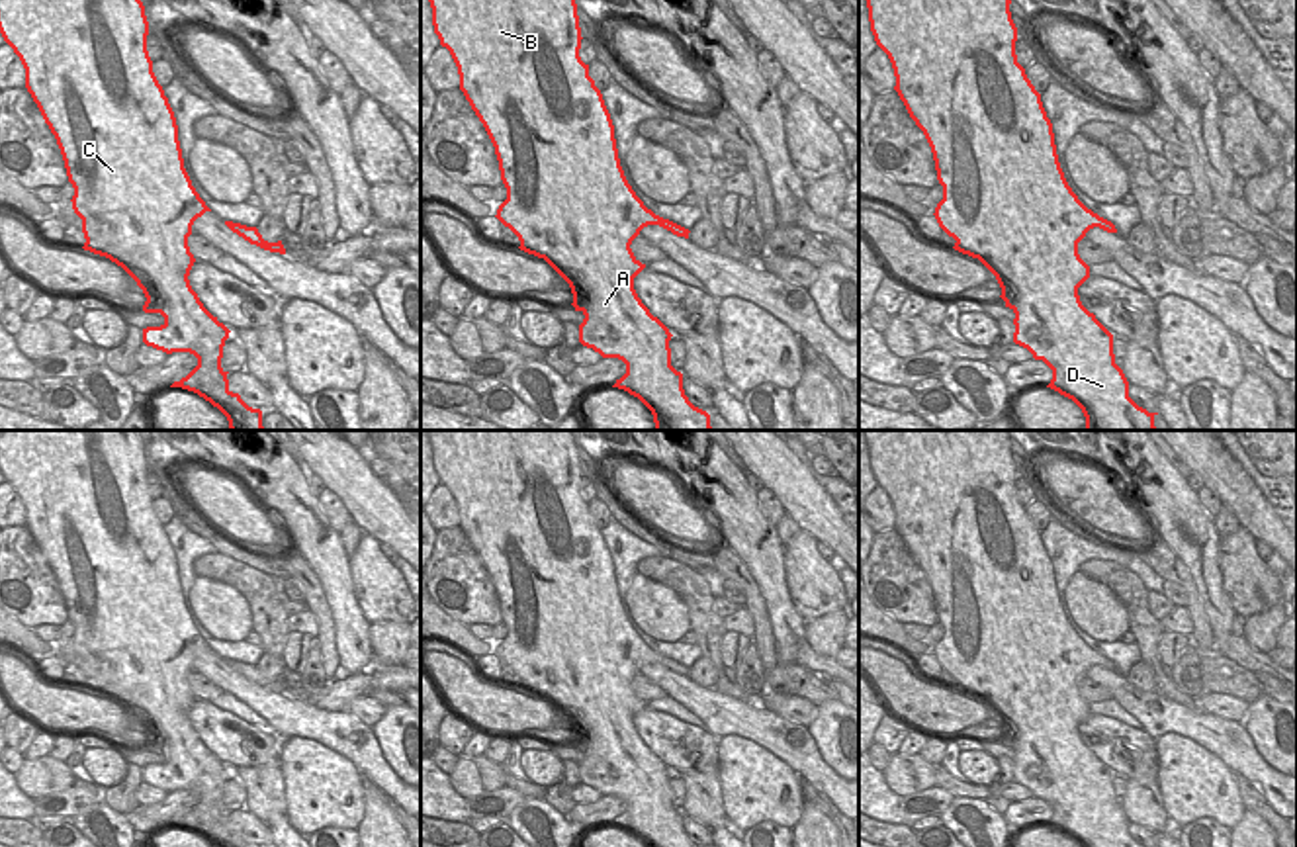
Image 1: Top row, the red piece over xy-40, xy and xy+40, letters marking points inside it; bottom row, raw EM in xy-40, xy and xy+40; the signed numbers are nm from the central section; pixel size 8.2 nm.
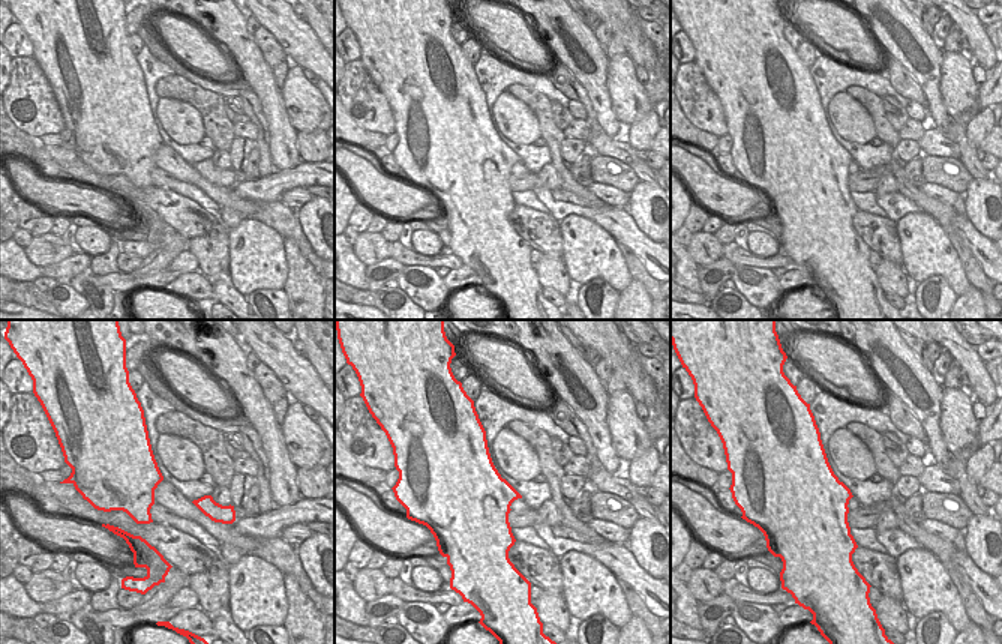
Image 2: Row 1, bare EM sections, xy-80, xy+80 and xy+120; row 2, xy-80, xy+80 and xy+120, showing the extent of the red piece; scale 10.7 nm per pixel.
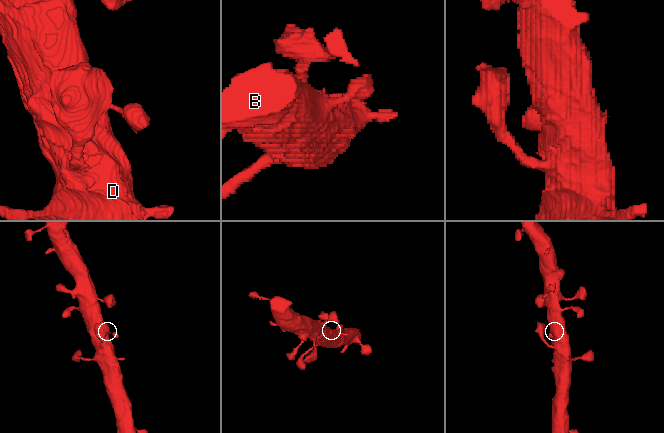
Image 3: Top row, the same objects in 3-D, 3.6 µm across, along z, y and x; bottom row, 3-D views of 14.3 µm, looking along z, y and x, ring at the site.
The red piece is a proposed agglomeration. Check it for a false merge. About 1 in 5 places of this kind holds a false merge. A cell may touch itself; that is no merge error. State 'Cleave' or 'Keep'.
Keep

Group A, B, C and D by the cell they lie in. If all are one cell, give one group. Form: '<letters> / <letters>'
A B C D

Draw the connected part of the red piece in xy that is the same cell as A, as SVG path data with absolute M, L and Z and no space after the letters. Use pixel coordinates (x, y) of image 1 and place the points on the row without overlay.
M426 430L432 446L432 464L434 471L440 477L440 483L446 485L458 505L460 513L460 528L470 540L471 548L483 561L499 599L501 618L507 626L507 638L497 647L497 657L509 665L520 679L520 689L544 696L571 726L573 745L585 753L579 763L579 780L587 786L593 786L603 796L618 796L626 802L626 812L616 818L612 825L624 827L630 833L638 835L648 847L698 847L694 845L683 827L683 812L671 804L671 771L669 767L649 751L649 747L642 741L634 728L634 716L646 706L642 702L630 683L640 673L640 669L648 663L659 663L671 669L677 675L689 677L689 667L655 653L651 647L644 644L644 640L636 634L632 624L628 622L624 608L620 604L614 563L610 552L604 544L601 528L595 524L595 518L589 514L589 503L585 503L579 495L581 487L581 466L575 442L575 430Z

